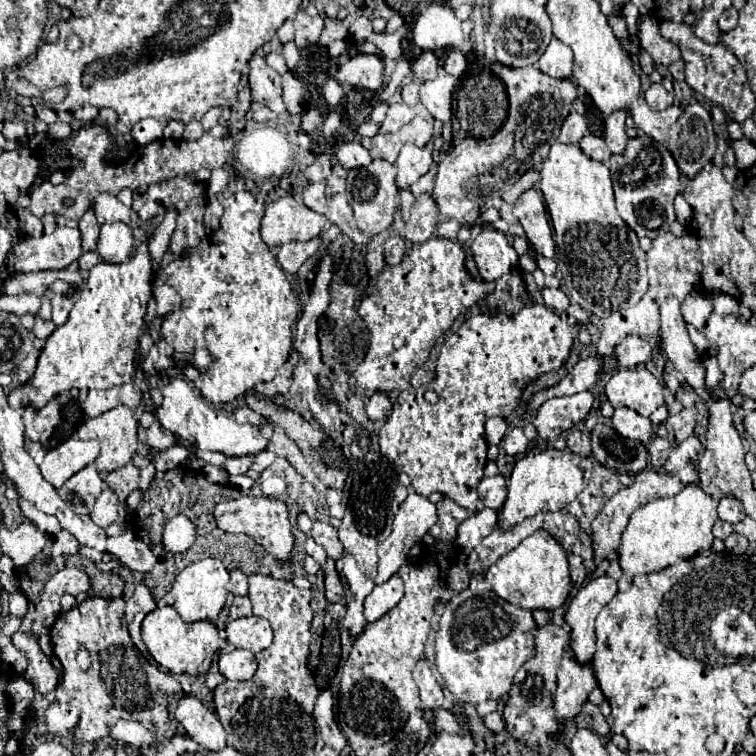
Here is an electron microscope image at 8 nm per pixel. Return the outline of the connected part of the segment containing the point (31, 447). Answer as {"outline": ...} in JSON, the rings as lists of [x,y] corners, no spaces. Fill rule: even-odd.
{"outline":[[[25,440],[25,446],[26,450],[28,450],[33,457],[33,460],[38,464],[41,464],[44,460],[44,456],[48,454],[48,448],[39,442],[35,443],[30,440]]]}

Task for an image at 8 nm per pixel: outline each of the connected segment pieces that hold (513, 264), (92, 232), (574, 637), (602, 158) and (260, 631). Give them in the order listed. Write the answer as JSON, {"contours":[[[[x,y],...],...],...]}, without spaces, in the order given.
{"contours":[[[[486,226],[470,242],[470,254],[482,280],[498,280],[504,274],[518,269],[519,257],[512,244],[502,232]]],[[[92,210],[84,212],[84,216],[78,220],[78,230],[80,230],[80,246],[82,246],[82,252],[96,250],[96,240],[98,240],[98,222],[96,222]]],[[[608,576],[592,578],[586,586],[578,590],[574,600],[564,614],[570,626],[570,652],[578,662],[590,662],[596,652],[594,638],[594,618],[598,610],[616,594],[616,582]]],[[[588,134],[588,136],[584,136],[584,138],[580,140],[578,146],[580,146],[582,152],[588,154],[590,158],[594,158],[594,160],[598,160],[598,162],[604,162],[604,164],[610,162],[610,156],[612,156],[612,154],[608,152],[608,148],[606,148],[606,144],[604,144],[602,138]]],[[[244,616],[226,622],[226,638],[232,646],[250,650],[252,654],[264,650],[272,642],[272,628],[268,620],[256,616]]]]}

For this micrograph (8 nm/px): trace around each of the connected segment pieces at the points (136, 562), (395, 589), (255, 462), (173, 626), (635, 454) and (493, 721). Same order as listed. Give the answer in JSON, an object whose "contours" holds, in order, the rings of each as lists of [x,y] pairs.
{"contours":[[[[130,530],[120,532],[118,536],[118,560],[122,560],[124,566],[134,572],[150,572],[156,564],[156,556],[150,552],[150,548]]],[[[390,576],[384,584],[376,584],[372,592],[364,600],[364,618],[366,622],[378,620],[384,612],[394,608],[404,594],[402,580],[398,576]]],[[[268,450],[258,452],[258,454],[252,456],[252,468],[254,468],[256,472],[262,472],[262,470],[268,468],[274,460],[276,460],[276,454],[274,454],[274,452],[268,452]]],[[[158,606],[144,616],[140,628],[140,640],[148,648],[150,656],[160,664],[160,668],[170,674],[184,672],[190,676],[202,676],[208,672],[212,660],[222,650],[222,640],[212,622],[202,620],[186,624],[170,606]]],[[[598,422],[590,432],[594,458],[614,470],[636,474],[646,468],[648,454],[642,442],[620,436],[608,422]]],[[[490,712],[488,716],[484,716],[484,724],[486,724],[486,728],[488,728],[490,732],[494,732],[494,734],[504,730],[504,722],[502,722],[502,718],[500,718],[498,712]]]]}

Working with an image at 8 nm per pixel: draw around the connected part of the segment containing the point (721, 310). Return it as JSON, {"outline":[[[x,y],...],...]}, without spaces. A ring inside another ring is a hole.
{"outline":[[[714,294],[712,296],[712,300],[714,300],[714,312],[716,314],[734,314],[734,312],[738,312],[738,300],[734,298],[734,296],[728,296],[728,294]]]}

